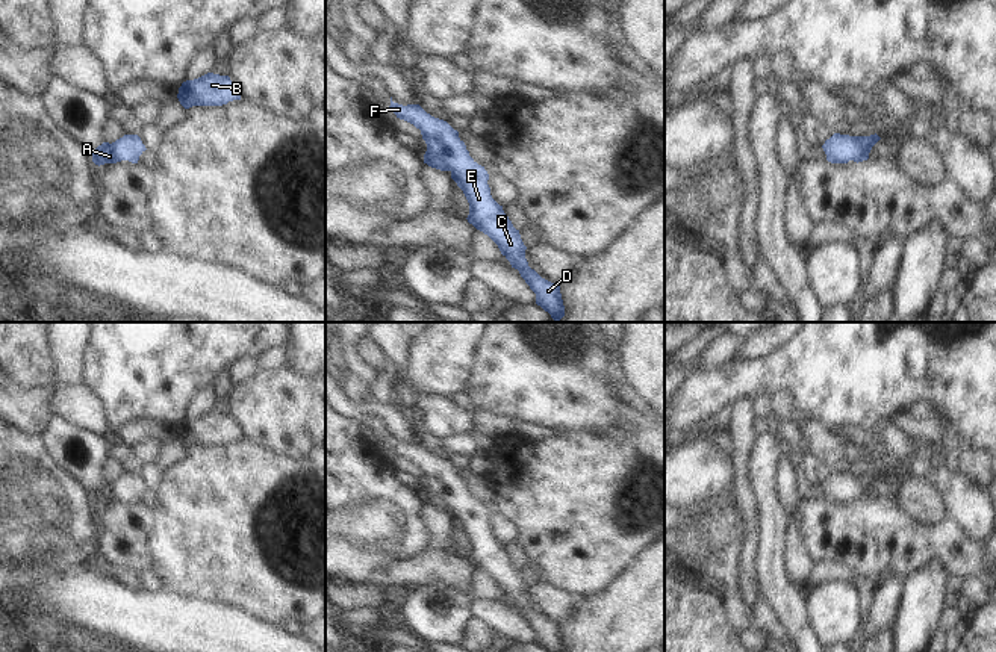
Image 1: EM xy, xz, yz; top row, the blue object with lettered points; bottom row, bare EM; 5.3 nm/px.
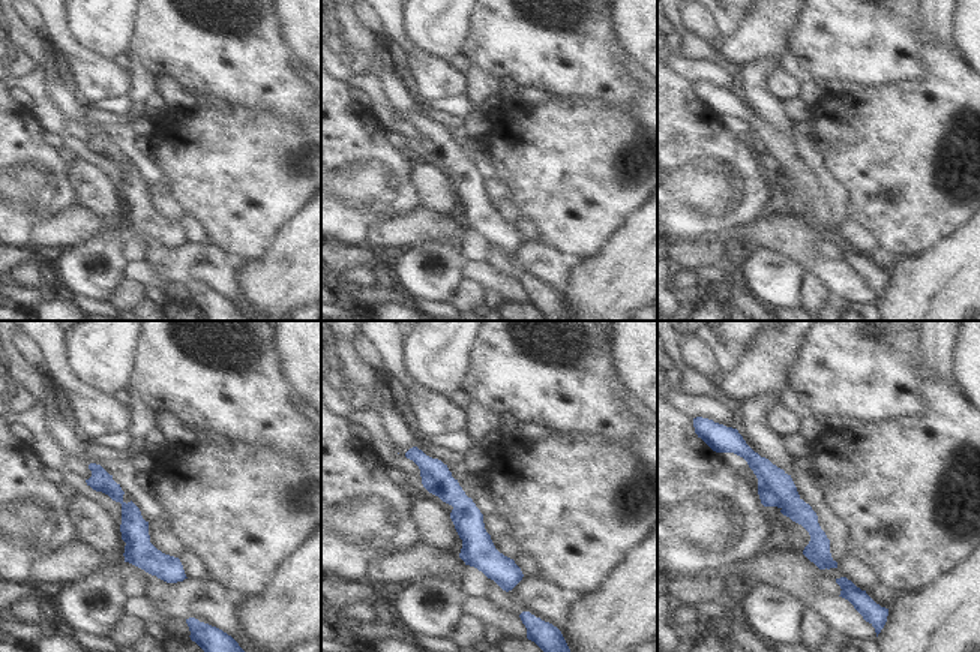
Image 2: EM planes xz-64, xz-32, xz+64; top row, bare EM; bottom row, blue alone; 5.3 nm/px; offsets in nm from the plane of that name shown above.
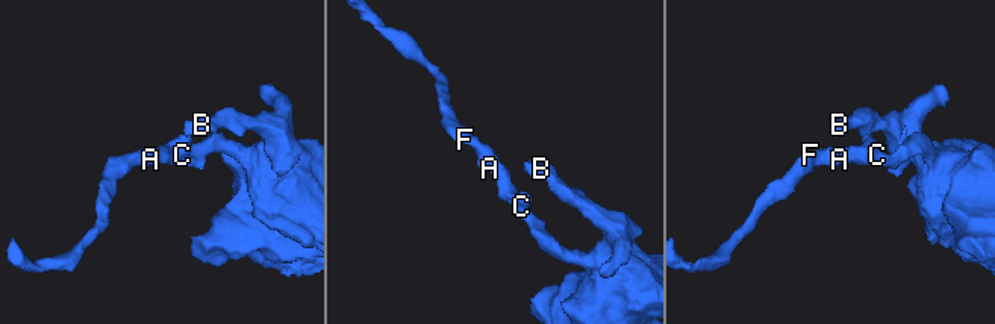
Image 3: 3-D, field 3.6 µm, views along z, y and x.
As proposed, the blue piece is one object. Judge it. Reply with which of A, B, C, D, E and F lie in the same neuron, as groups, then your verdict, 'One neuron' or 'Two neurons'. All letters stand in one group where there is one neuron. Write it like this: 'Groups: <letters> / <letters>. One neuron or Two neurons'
Groups: A B C D E F. One neuron.

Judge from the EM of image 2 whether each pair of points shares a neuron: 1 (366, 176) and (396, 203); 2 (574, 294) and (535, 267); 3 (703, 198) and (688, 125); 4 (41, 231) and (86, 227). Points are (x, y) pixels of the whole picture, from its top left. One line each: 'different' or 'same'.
1: same
2: different
3: same
4: same

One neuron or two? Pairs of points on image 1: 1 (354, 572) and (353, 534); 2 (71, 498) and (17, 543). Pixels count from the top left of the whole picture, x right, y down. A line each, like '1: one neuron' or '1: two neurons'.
1: one neuron
2: one neuron

